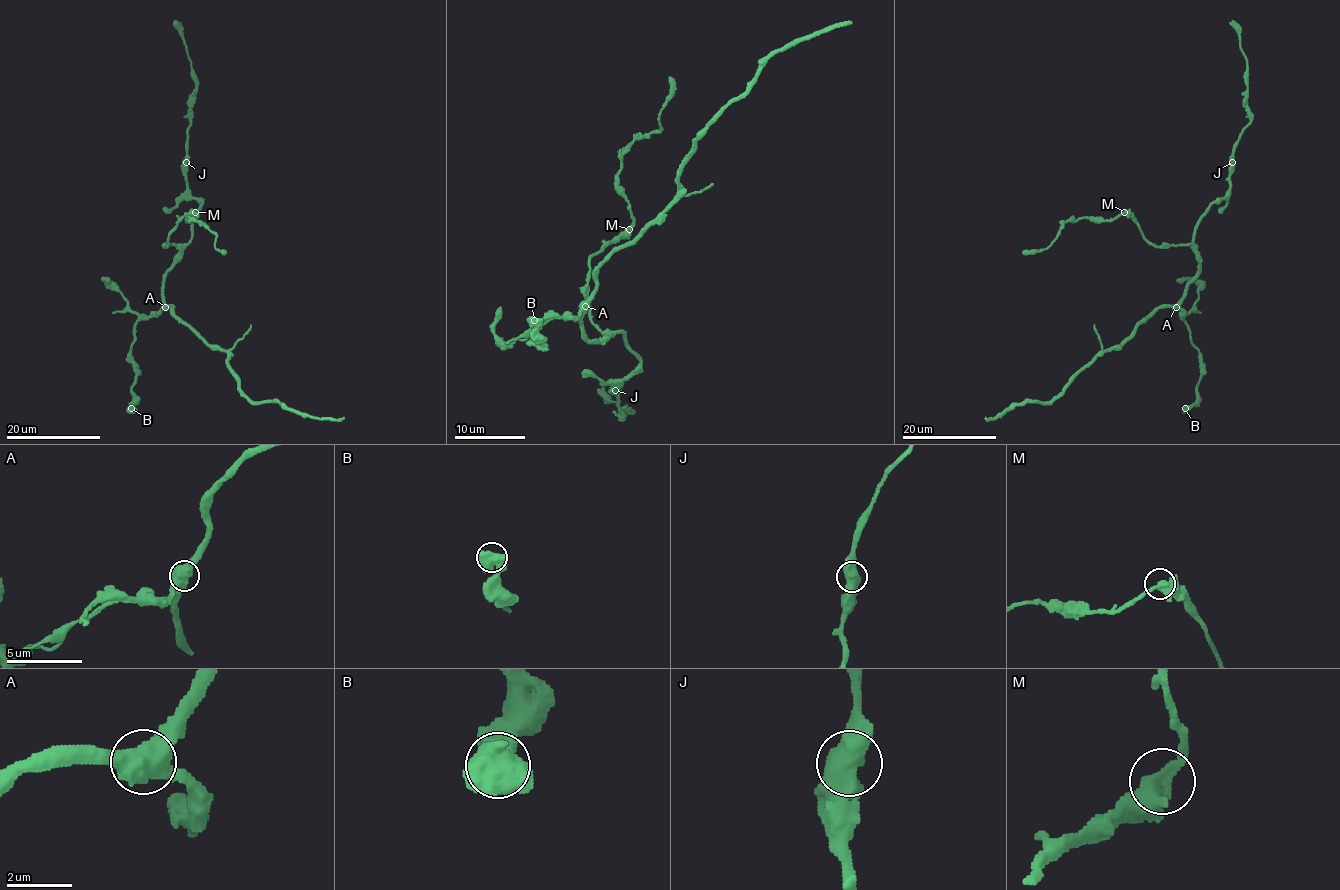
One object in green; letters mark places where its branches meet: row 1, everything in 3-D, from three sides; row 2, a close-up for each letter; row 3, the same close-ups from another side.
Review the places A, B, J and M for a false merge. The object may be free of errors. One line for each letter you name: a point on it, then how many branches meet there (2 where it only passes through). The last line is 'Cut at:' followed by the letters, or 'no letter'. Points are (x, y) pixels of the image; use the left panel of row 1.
Cut at: no letter

